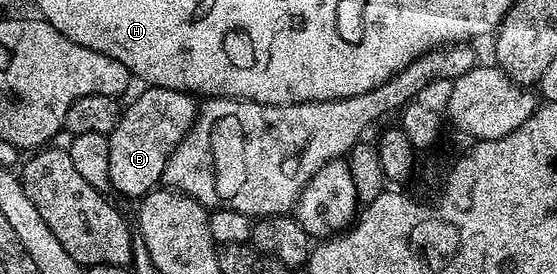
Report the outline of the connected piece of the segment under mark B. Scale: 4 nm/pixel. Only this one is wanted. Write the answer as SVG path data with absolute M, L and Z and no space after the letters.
M169 88L143 89L145 92L120 113L118 126L108 136L110 146L110 184L124 196L143 198L163 181L164 171L177 147L192 129L198 104L187 92Z

